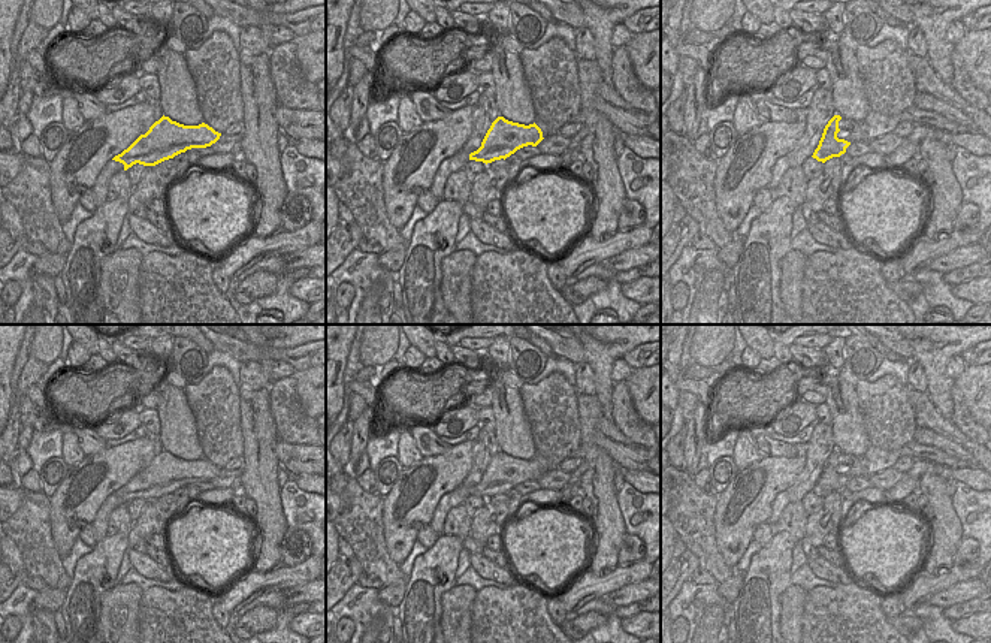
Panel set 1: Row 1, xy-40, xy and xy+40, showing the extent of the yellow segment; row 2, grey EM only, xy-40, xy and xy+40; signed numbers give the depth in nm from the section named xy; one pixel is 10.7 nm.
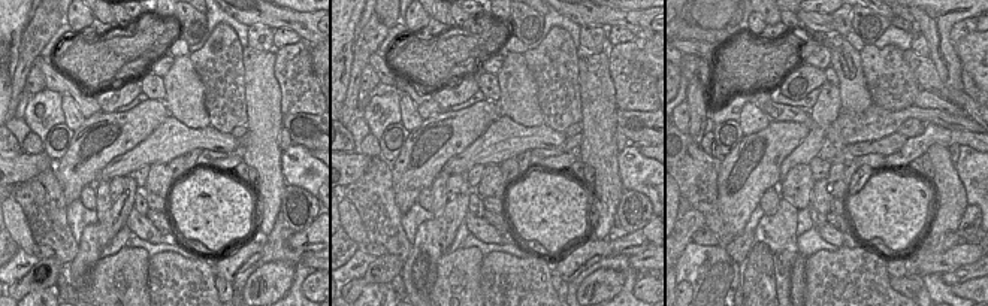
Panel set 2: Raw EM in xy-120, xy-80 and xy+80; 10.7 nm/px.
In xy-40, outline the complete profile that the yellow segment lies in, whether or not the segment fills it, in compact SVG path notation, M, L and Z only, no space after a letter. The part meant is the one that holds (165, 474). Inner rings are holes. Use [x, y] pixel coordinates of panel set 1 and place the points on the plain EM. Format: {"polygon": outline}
{"polygon": "M161 452L145 470L141 470L127 484L112 495L124 499L124 505L139 498L155 501L191 483L206 483L220 474L221 468L208 459L184 461Z"}

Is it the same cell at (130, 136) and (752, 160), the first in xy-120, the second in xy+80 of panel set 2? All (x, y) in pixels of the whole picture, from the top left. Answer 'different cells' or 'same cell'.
same cell

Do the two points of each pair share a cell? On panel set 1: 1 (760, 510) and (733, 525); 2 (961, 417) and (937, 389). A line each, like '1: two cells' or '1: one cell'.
1: one cell
2: two cells

